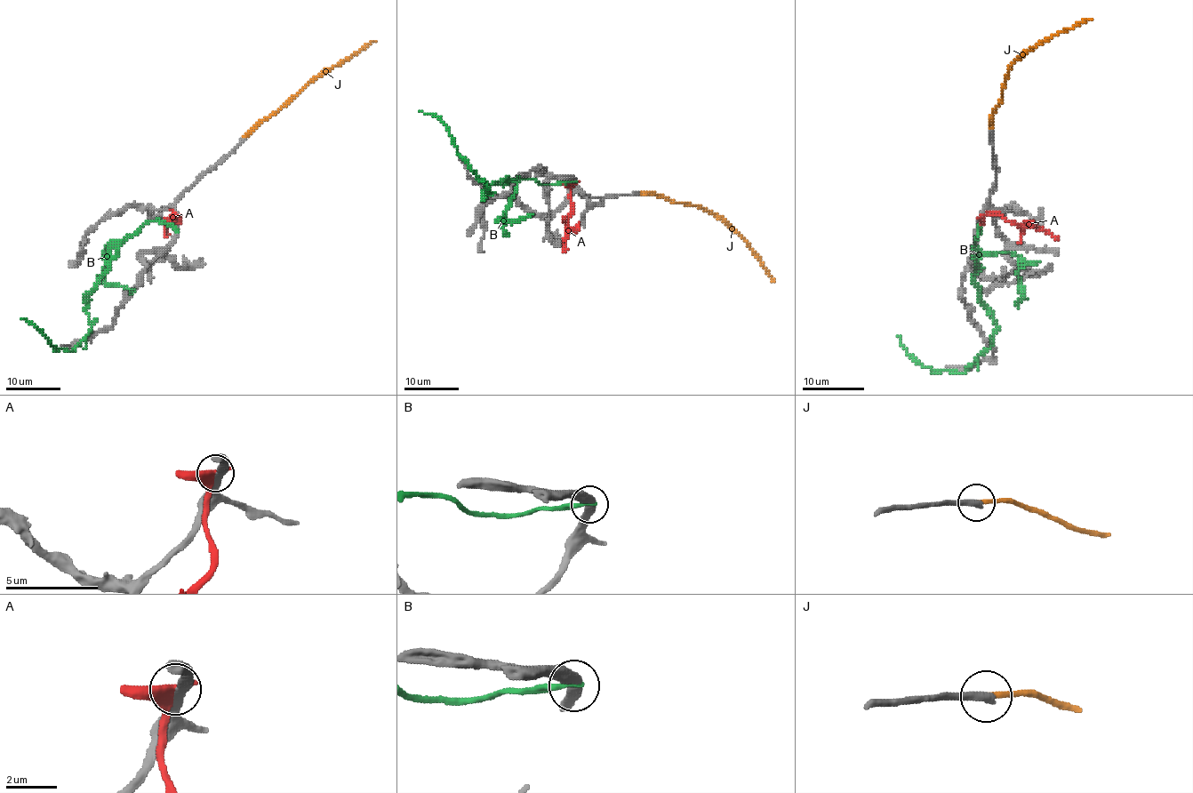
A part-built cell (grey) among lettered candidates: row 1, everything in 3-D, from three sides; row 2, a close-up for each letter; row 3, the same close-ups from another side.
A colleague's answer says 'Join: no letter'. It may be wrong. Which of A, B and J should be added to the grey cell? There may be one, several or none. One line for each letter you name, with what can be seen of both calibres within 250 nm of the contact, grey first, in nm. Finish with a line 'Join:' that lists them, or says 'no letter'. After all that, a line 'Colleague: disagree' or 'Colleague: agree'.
Join: no letter
Colleague: agree

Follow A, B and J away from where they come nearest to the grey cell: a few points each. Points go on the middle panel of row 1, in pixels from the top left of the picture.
A: (572, 183), (570, 193), (572, 211), (567, 219), (564, 242), (567, 250)
B: (575, 180), (544, 185), (503, 178), (484, 196), (489, 188), (457, 152), (449, 129), (436, 116), (418, 111)
J: (644, 194), (658, 194), (672, 201), (709, 211), (747, 243), (773, 281)

